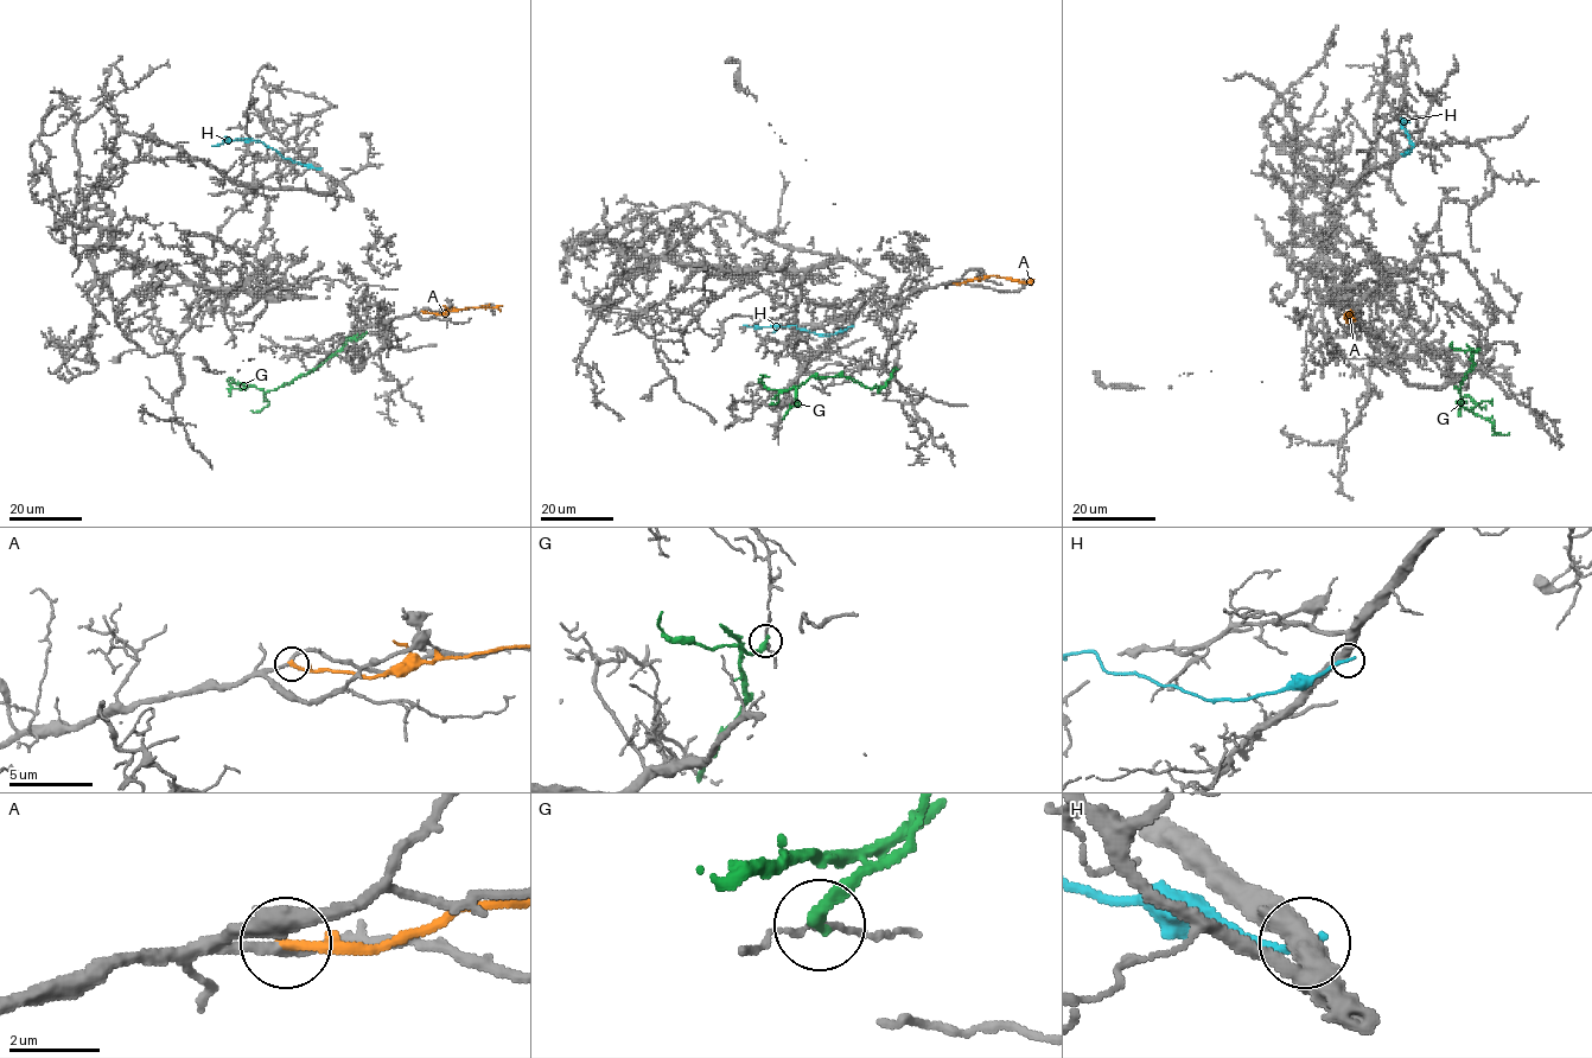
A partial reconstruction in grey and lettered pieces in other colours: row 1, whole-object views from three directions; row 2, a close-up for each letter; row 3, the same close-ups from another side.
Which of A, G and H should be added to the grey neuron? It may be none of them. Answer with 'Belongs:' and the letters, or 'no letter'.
Belongs: no letter

